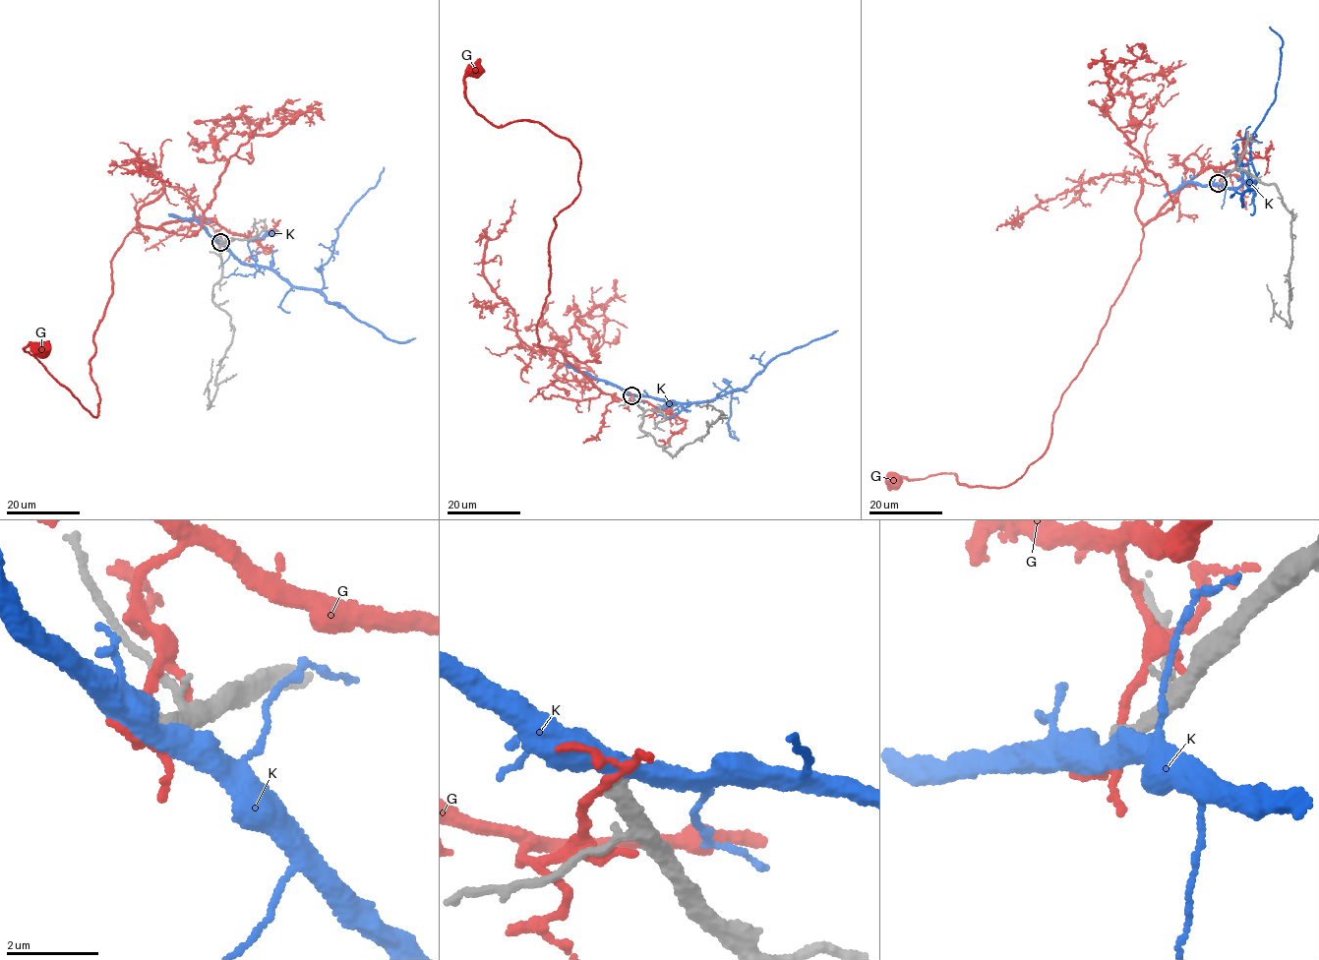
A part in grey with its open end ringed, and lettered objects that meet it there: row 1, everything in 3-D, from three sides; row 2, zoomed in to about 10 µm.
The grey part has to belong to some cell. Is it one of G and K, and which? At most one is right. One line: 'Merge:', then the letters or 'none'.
Merge: none

